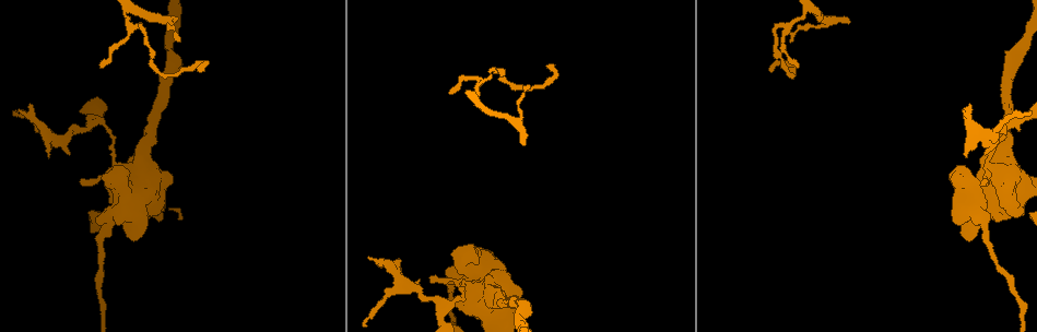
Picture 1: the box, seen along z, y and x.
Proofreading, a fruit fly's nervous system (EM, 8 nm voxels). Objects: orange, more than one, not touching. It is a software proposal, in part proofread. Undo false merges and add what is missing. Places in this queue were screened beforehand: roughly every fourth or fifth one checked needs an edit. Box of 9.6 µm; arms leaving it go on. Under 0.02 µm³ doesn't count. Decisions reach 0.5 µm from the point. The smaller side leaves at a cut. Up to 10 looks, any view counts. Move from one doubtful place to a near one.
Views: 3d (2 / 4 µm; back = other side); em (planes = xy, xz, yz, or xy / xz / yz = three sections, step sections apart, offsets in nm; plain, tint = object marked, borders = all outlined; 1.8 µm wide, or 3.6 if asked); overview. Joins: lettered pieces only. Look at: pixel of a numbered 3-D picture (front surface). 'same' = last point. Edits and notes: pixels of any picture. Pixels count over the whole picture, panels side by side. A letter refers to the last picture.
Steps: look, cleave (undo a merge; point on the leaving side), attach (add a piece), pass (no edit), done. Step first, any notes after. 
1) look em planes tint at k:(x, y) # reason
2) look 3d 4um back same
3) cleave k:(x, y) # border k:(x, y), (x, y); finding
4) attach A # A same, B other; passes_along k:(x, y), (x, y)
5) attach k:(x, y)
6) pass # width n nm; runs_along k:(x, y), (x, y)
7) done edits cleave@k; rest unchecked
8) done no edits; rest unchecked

look em 3.6um xy step 16 borders at 1:(990, 137) # a fork

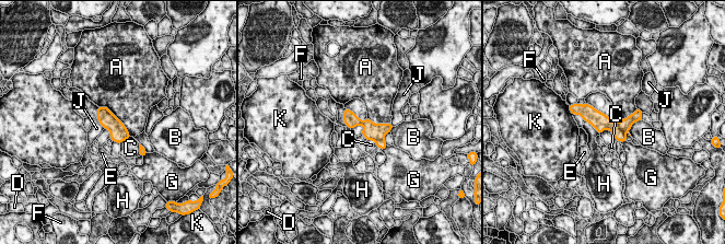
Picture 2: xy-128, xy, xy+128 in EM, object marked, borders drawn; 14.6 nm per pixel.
pass # A other, B other, C other, D other, E other, F other, G other, H other, J other, K other; border 2:(98, 106), (105, 106), (131, 136); one cell here

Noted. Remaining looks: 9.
look 3d 4um at 1:(991, 167) # sharp bend

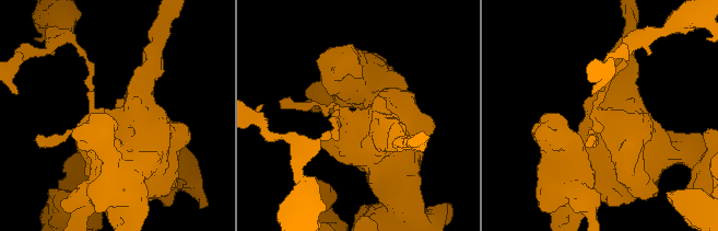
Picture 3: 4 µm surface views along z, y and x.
look em xz step 16 tint at 3:(96, 111)

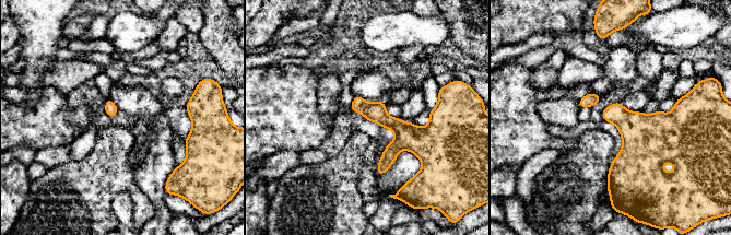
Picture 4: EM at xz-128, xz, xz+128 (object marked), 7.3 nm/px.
look em planes borders same # another direction

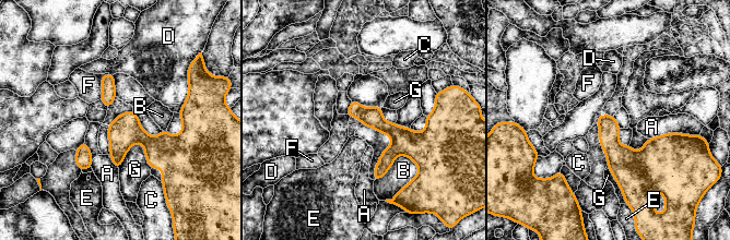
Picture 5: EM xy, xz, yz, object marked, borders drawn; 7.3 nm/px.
cleave 5:(355, 107) # A other, B other, C other, D other, E other, F other, G other; border 5:(362, 109), (356, 116); two cells meet here

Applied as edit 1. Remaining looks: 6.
look overview # redraw

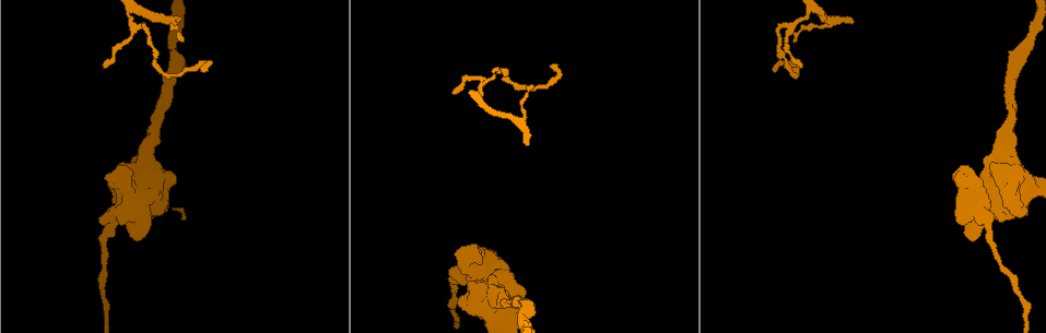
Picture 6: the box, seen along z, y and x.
look em xz step 8 borders at 6:(139, 239) # stops while still wide

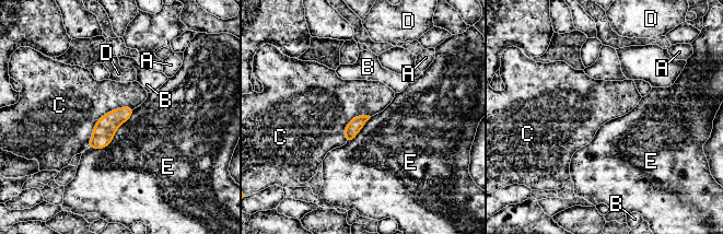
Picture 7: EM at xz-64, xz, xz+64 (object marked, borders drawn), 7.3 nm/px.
pass # A other, B other, C other, D other, E other; no lettered piece goes on from it

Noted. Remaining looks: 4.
look 3d 2um at 6:(177, 22) # free end

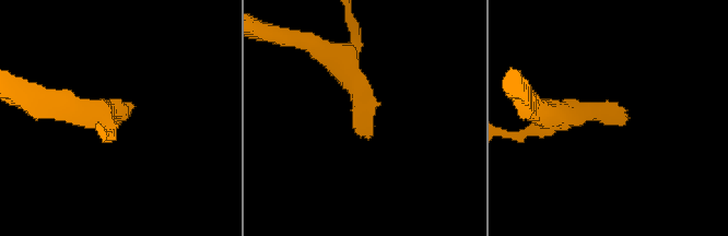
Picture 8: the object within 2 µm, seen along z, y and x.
look em planes borders at 8:(124, 120)

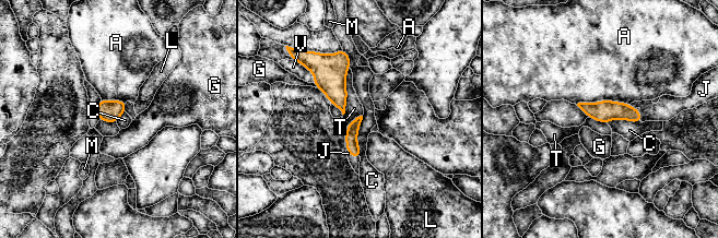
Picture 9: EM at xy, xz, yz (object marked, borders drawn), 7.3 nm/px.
attach 9:(354, 162) # longest_contact A 400 nm; A other, C other, G other, J same, L other, M other, T other, V other; passes_along 9:(351, 137), (352, 155), (354, 162); it goes on there

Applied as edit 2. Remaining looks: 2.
done edits cleave@5, attach@9; rest unchecked

